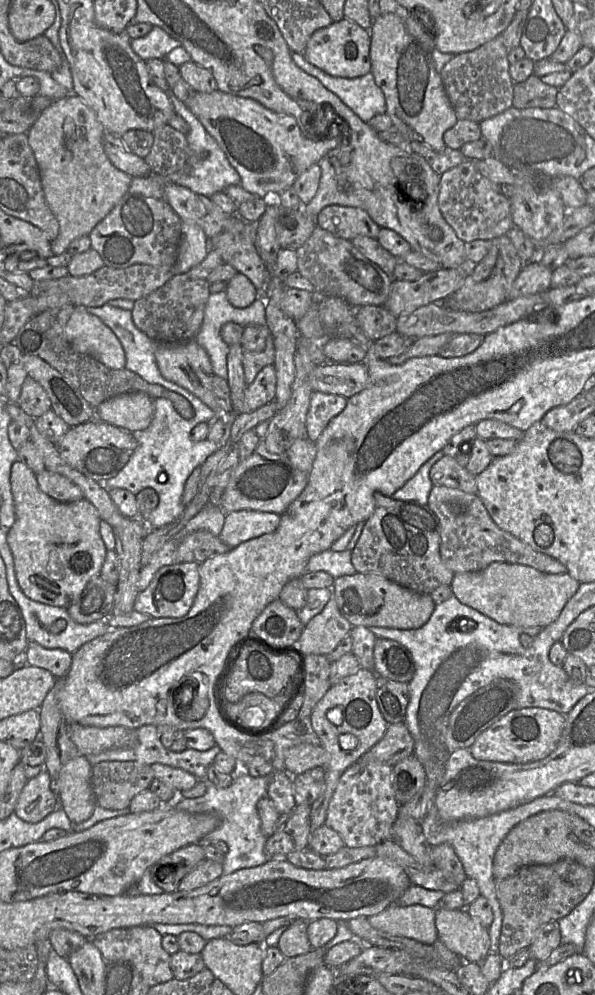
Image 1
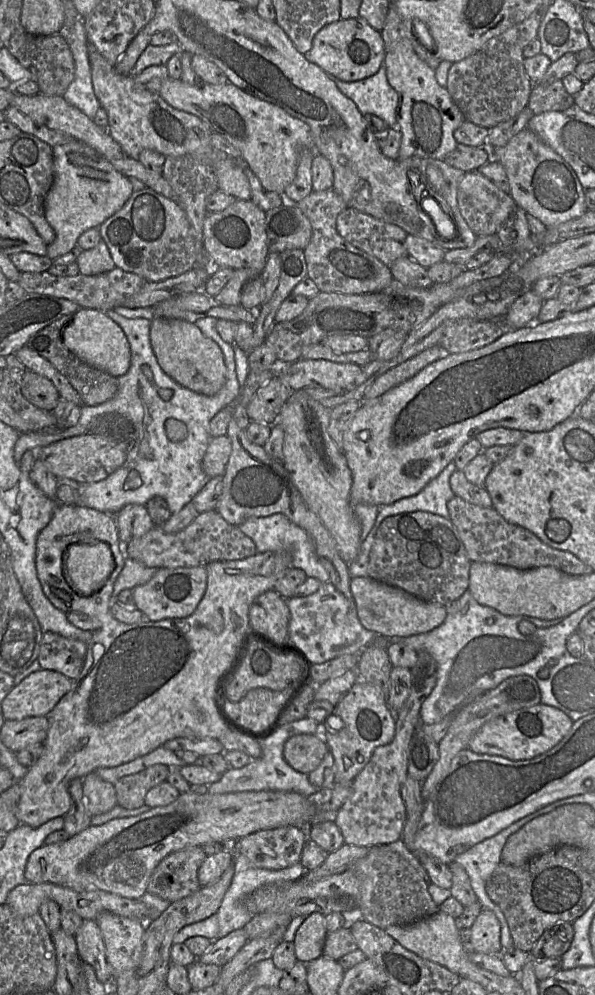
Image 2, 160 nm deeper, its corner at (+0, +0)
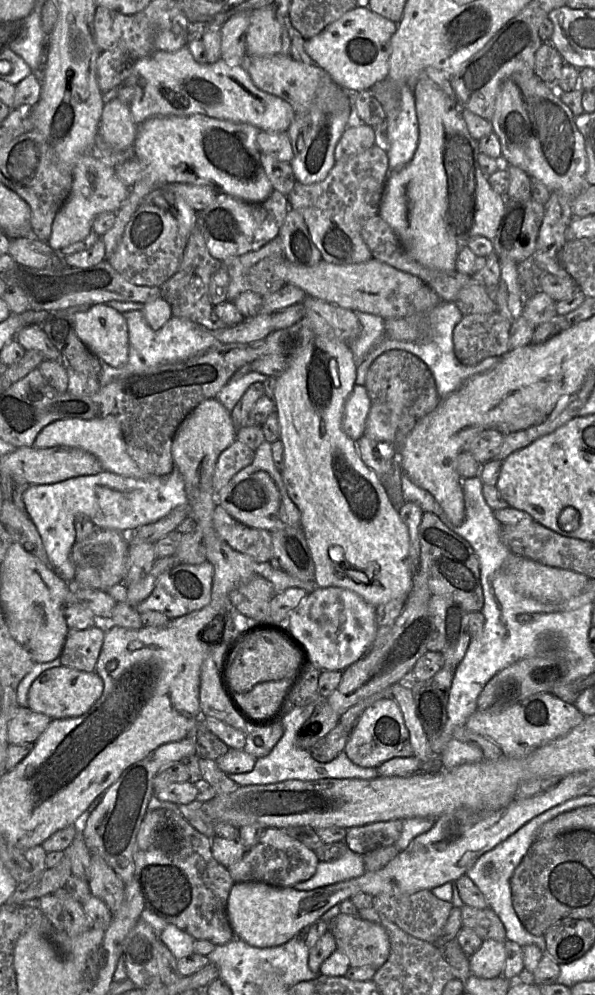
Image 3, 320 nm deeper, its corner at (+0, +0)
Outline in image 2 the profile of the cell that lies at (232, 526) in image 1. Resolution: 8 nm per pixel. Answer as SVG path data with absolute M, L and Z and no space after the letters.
M273 514L267 517L249 518L238 527L253 540L258 553L272 552L283 560L283 573L285 569L295 567L303 570L308 577L316 578L321 583L329 581L329 573L320 563L310 536L284 515Z

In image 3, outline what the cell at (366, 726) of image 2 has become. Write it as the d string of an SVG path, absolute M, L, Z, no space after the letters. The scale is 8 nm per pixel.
M383 697L366 708L351 730L343 752L353 763L367 768L377 768L393 758L413 756L409 731L397 702Z

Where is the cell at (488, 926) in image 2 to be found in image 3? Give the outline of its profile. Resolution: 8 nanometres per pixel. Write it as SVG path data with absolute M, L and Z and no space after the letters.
M484 940L480 948L469 957L472 975L485 979L502 976L506 950L505 942Z

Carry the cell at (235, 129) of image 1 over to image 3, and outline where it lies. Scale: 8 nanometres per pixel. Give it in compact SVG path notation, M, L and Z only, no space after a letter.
M187 44L177 51L157 50L137 60L131 66L123 84L130 84L136 89L136 98L129 107L137 124L156 116L202 114L220 120L251 124L261 131L284 132L297 115L288 102L259 89L242 65L231 66L222 59L214 63L198 63L187 48Z

